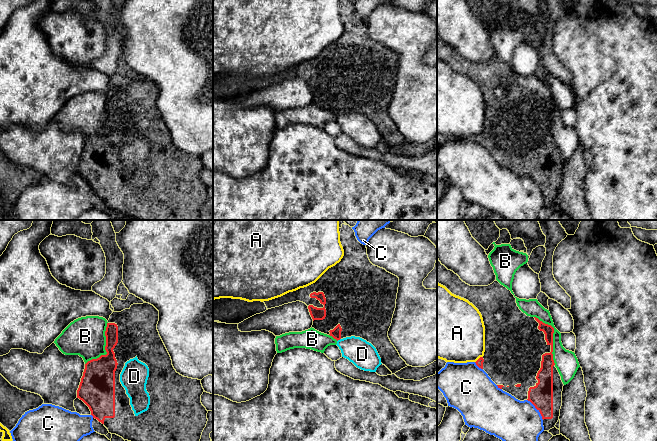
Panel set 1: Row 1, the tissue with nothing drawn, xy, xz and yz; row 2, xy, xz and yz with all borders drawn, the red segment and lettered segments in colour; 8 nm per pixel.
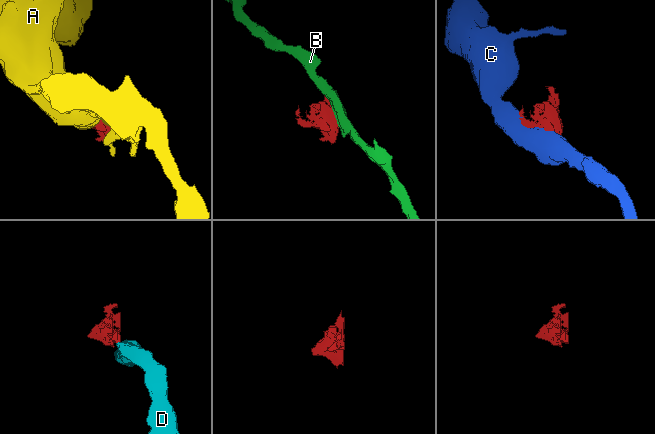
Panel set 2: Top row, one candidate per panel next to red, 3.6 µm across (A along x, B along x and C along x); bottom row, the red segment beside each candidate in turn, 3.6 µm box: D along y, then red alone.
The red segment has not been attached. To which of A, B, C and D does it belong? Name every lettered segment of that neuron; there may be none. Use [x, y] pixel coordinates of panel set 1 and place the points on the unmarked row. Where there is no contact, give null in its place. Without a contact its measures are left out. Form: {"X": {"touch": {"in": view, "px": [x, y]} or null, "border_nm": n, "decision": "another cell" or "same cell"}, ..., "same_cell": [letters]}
{"A": {"touch": {"in": "yz", "px": [478, 135]}, "border_nm": 80, "decision": "another cell"}, "B": {"touch": {"in": "yz", "px": [552, 113]}, "border_nm": 420, "decision": "another cell"}, "C": {"touch": {"in": "yz", "px": [536, 184]}, "border_nm": 220, "decision": "another cell"}, "D": {"touch": {"in": "xz", "px": [338, 115]}, "border_nm": 40, "decision": "another cell"}, "same_cell": []}

